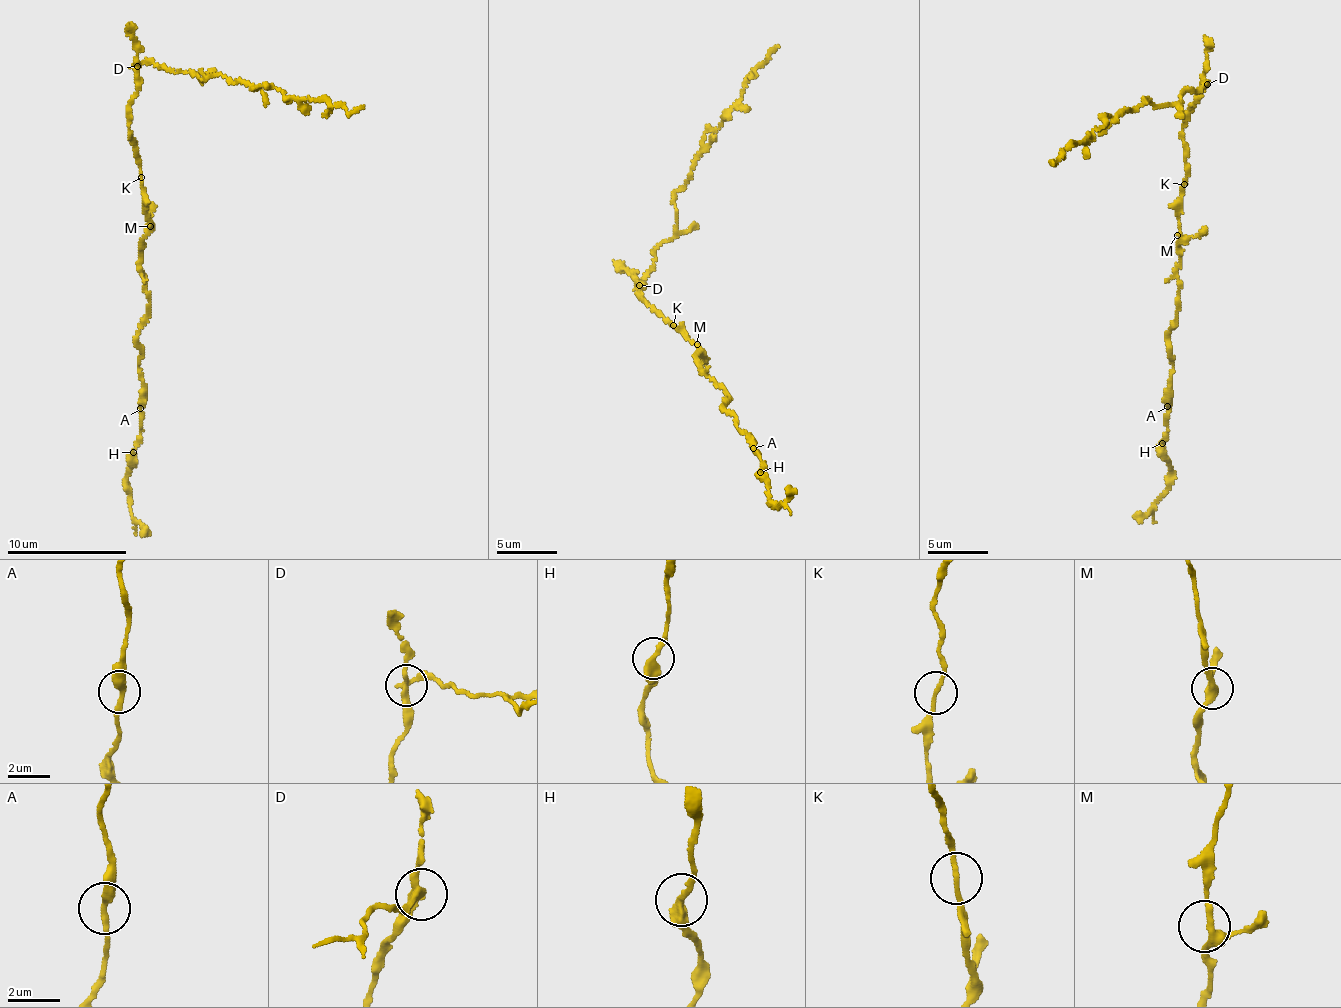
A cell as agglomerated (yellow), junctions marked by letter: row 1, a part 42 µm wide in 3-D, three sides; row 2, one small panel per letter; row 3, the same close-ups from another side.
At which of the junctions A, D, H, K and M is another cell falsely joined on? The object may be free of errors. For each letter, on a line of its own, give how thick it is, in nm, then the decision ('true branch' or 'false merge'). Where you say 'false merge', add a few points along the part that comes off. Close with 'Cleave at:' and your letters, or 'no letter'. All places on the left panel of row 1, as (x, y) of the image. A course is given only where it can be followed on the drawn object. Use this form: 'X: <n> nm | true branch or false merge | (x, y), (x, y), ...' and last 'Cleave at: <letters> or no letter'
A: 320 nm | true branch
D: 240 nm | false merge | (136, 65), (191, 71), (204, 80), (218, 75), (252, 90), (263, 85), (350, 112), (363, 105)
H: 320 nm | true branch
K: 160 nm | true branch
M: 280 nm | true branch
Cleave at: D

